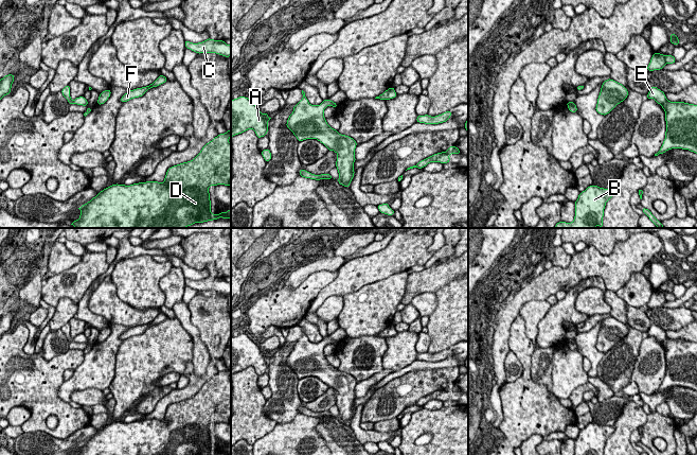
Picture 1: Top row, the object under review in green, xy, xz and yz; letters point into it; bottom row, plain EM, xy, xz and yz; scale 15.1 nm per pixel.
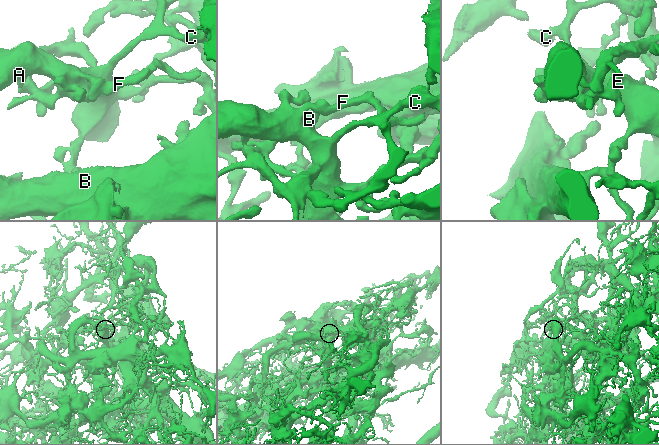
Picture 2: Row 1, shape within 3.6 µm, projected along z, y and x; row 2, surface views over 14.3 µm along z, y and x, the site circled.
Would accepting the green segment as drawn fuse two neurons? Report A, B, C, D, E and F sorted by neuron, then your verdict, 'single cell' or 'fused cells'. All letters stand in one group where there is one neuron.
A B C D E F; single cell

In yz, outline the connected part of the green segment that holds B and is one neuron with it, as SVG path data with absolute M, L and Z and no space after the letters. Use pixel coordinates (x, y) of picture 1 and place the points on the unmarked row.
M589 423L580 430L575 441L574 455L603 455L606 440L613 434L613 426Z

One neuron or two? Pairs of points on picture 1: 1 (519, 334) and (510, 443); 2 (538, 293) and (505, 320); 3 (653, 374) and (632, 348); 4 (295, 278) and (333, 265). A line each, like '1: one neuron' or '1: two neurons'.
1: one neuron
2: one neuron
3: two neurons
4: one neuron

